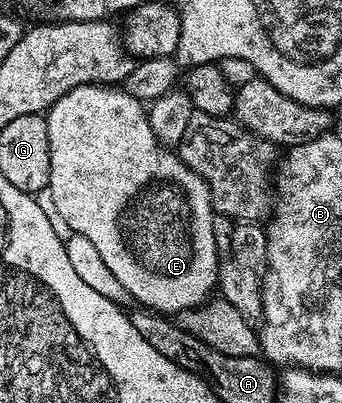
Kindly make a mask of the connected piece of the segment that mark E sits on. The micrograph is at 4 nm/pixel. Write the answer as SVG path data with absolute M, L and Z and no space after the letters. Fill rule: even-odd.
M91 84L78 86L66 92L46 111L48 120L48 139L50 140L50 180L47 193L52 194L51 209L60 213L60 218L69 226L71 233L81 233L94 244L106 267L113 272L115 279L126 288L131 299L137 300L143 307L165 316L176 316L176 313L187 312L209 301L211 290L218 286L218 275L221 273L220 258L222 262L222 250L216 247L218 243L218 218L214 213L212 204L212 190L187 164L181 160L179 153L161 146L154 136L150 126L148 111L145 103L133 94L116 84Z

